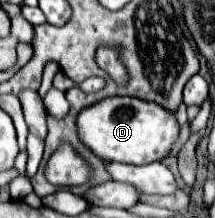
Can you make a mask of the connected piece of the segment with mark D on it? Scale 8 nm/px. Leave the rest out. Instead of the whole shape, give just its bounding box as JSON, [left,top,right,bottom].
[77,96,179,164]

